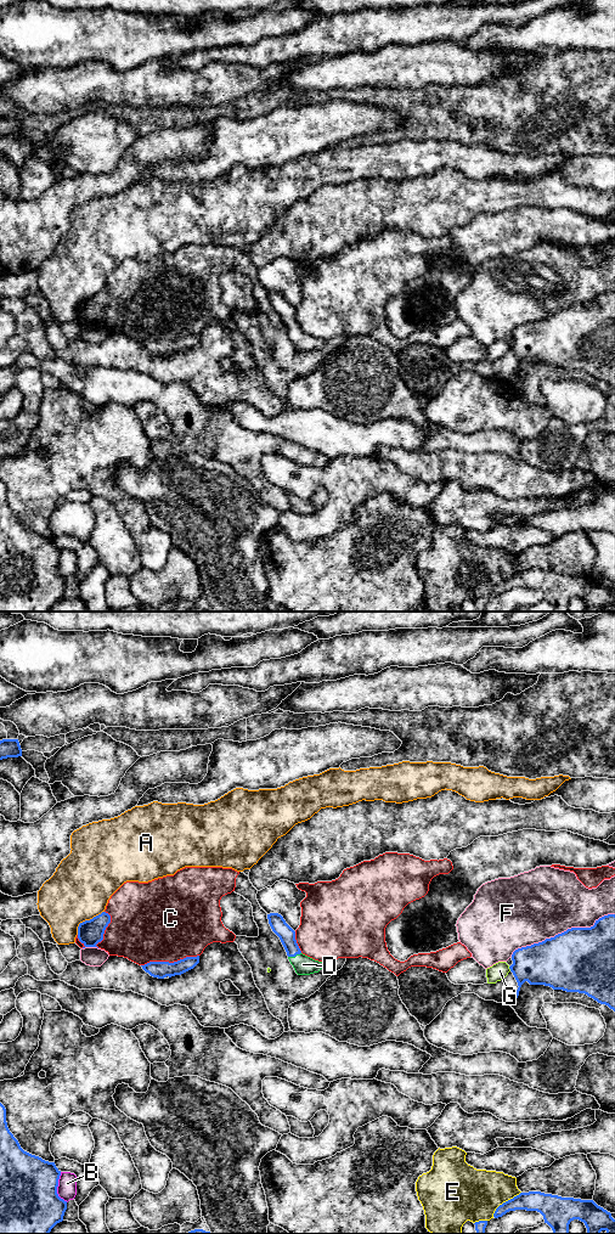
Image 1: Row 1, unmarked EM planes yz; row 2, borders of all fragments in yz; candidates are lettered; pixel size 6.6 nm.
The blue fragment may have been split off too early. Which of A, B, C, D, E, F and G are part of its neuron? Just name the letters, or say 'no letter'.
D

